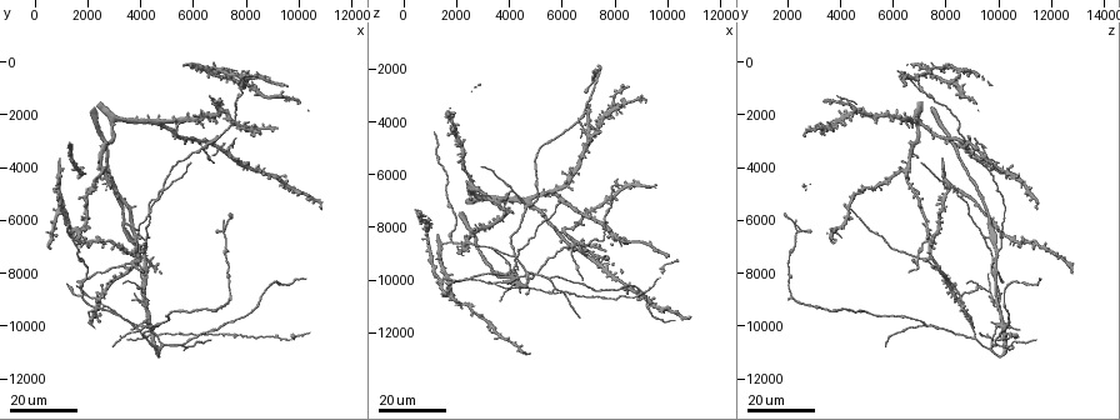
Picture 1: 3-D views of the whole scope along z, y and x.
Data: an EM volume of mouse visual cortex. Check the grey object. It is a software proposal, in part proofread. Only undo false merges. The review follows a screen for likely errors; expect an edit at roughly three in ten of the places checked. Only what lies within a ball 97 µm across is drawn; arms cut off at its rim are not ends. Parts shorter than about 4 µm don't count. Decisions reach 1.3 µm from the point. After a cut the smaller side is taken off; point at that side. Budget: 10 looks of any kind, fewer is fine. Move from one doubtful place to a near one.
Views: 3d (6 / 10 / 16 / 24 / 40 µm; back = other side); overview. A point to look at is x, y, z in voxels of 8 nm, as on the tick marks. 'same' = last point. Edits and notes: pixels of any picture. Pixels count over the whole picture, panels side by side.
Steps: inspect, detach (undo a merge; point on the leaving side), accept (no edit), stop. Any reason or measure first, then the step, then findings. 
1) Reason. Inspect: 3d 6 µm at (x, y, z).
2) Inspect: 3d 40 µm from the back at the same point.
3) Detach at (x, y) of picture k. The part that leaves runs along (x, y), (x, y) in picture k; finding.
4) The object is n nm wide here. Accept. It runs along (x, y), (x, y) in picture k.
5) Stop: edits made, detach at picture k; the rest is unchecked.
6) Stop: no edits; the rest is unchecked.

Looks like a crossing. Inspect: 3d 16 µm at (4000, 9000, 9800).

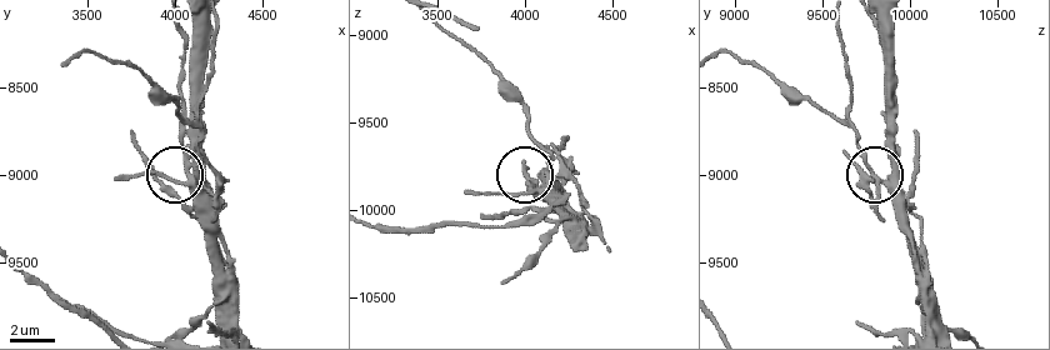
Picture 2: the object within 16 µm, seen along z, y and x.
Inspect: 3d 6 µm at (4120, 9040, 9880).

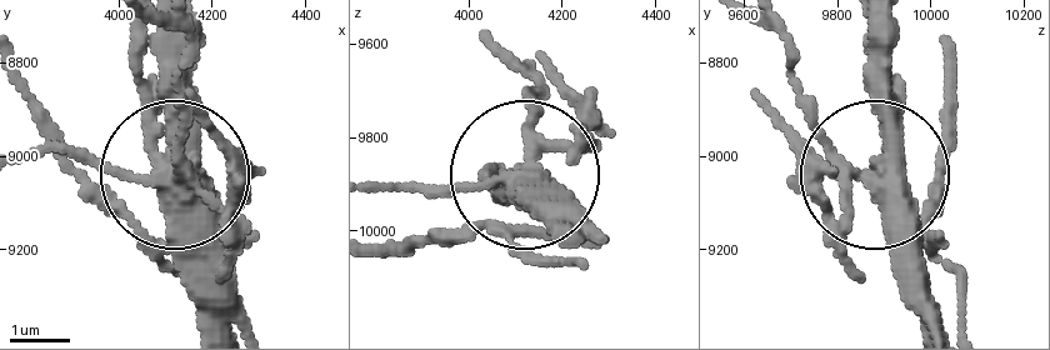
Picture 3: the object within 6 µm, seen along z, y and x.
5 arms meet here. Detach at (183, 119) of picture 3. The part that leaves runs along (171, 175), (185, 55), (156, 20) in picture 3; a second neuron is stuck on.

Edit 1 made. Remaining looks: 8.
Arms run side by side. Inspect: 3d 24 µm at (4000, 7300, 9900).

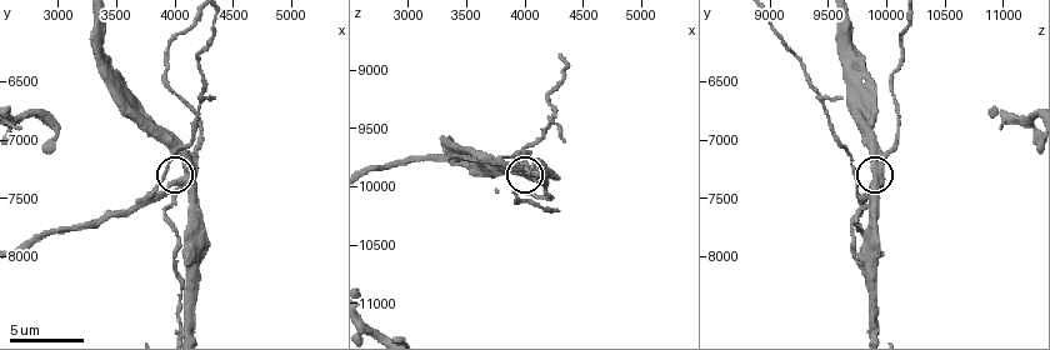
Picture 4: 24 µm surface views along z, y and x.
Inspect: 3d 10 µm at (4060, 7320, 9940).

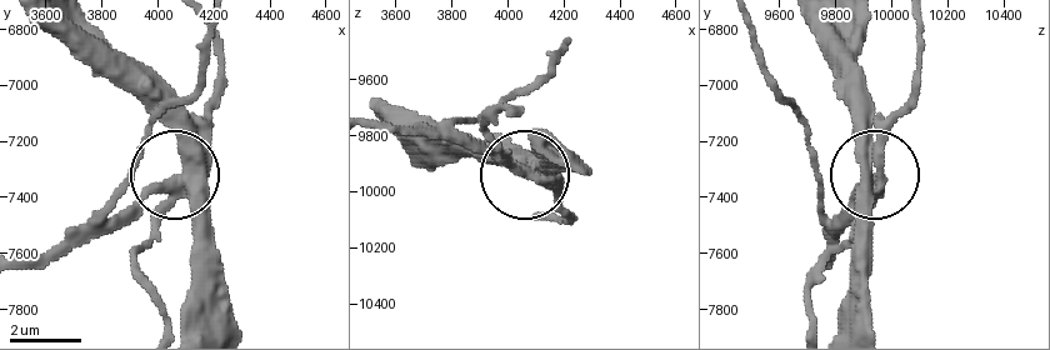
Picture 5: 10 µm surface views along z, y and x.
4 arms meet here. Detach at (138, 210) of picture 5. The part that leaves runs along (178, 181), (118, 208), (139, 145), (195, 83), (216, 20) in picture 5; two neurons meet here.

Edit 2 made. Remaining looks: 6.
Redraw. Inspect: overview.

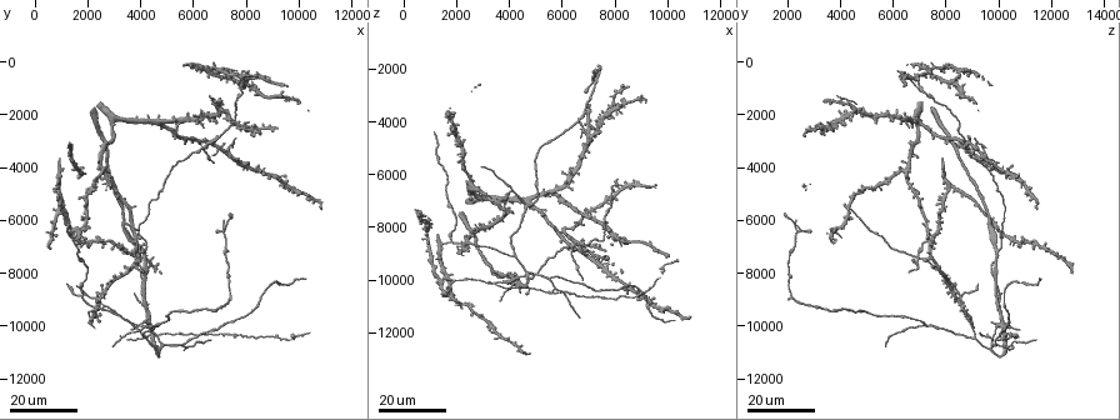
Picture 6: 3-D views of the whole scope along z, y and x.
Inspect: 3d 16 µm at (7300, 3500, 9500).

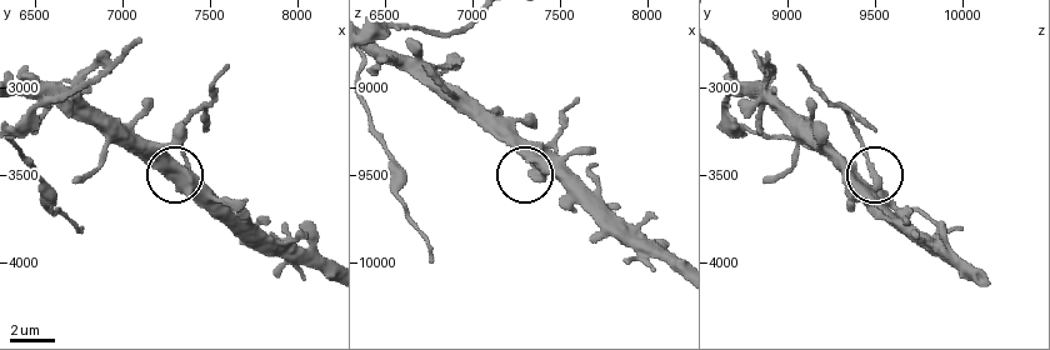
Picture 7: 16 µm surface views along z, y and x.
Inspect: 3d 6 µm at (7380, 3480, 9480).

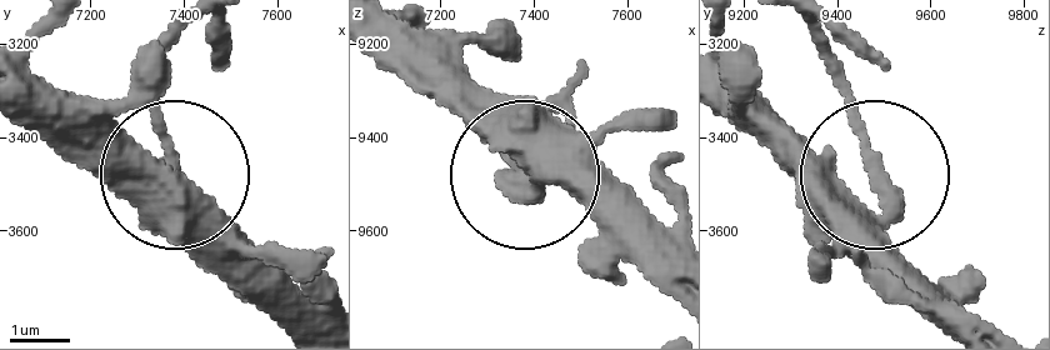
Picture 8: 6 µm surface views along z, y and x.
Detach at (161, 145) of picture 8. The part that leaves runs along (883, 210), (843, 66), (809, 21) in picture 8; two neurons meet here.

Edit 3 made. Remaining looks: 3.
Branch point. Inspect: 3d 24 µm at (5600, 10700, 9900).

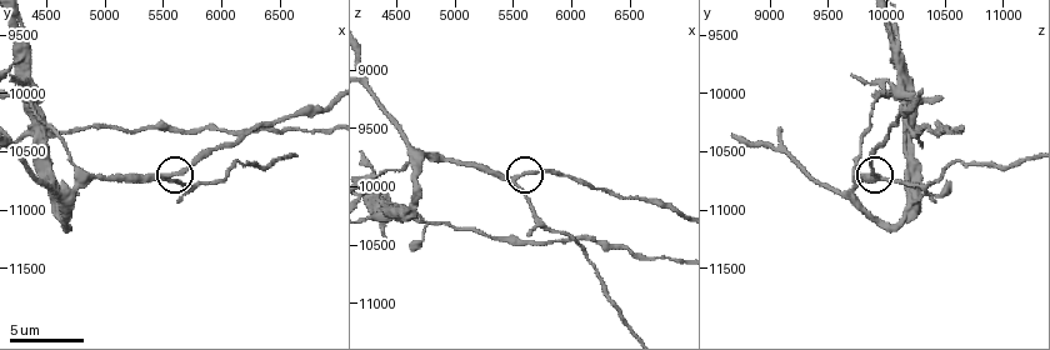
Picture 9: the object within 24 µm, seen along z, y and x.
Inspect: 3d 6 µm at (5540, 10720, 9940).

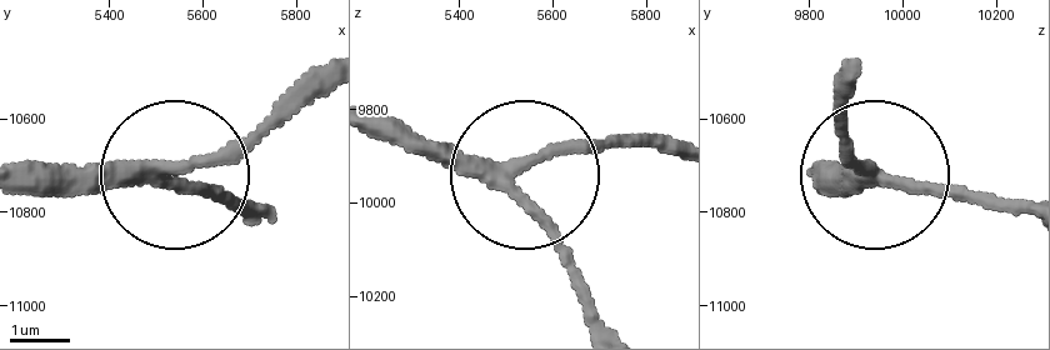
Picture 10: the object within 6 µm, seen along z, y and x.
3 arms meet here. Accept. It runs along (813, 183), (868, 168), (1026, 201) in picture 10; one neuron here.

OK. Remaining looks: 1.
Inspect: 3d 6 µm at (4520, 10380, 10260).

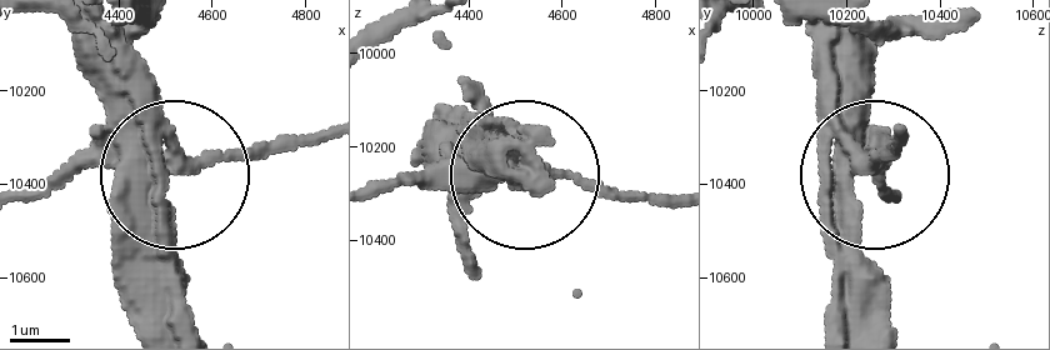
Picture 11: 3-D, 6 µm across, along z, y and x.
Accept. Continuous, no second neuron.

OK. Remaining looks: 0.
Stop: edits made, detach at picture 3, detach at picture 5, detach at picture 8; the rest is unchecked.

